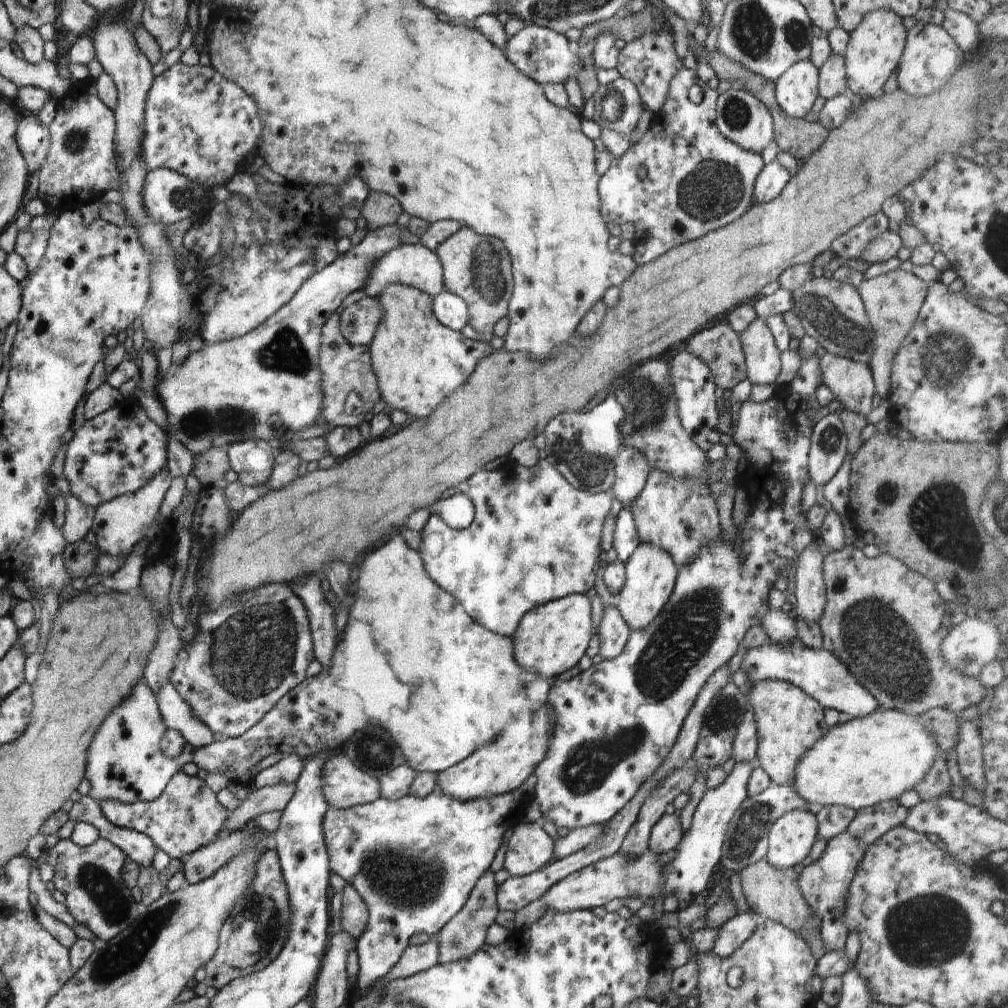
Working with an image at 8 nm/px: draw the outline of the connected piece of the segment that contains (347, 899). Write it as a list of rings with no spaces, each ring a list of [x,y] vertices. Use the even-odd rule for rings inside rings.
[[[346,883],[342,891],[341,923],[342,928],[354,941],[362,936],[366,930],[369,912],[363,898],[358,896],[357,890],[350,883]]]

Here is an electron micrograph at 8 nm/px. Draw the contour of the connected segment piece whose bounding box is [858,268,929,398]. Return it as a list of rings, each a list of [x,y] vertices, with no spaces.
[[[900,268],[863,280],[858,287],[866,316],[875,332],[873,353],[868,366],[874,379],[876,392],[881,398],[889,394],[894,355],[898,352],[904,337],[912,330],[920,307],[926,298],[928,287],[928,282]]]

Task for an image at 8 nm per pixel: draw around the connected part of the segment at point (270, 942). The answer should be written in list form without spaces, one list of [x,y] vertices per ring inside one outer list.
[[[274,848],[264,850],[258,857],[254,865],[254,872],[254,878],[251,880],[250,886],[235,900],[232,912],[220,927],[217,951],[204,965],[206,977],[203,981],[206,986],[213,986],[218,991],[235,978],[266,968],[278,956],[289,933],[291,908],[287,884],[284,882],[279,856]]]

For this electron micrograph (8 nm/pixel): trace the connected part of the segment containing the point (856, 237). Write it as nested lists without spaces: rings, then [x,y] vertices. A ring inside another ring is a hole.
[[[882,211],[867,216],[859,225],[853,226],[842,236],[835,238],[829,249],[840,260],[845,258],[861,258],[861,252],[880,236],[888,231],[888,218]]]

